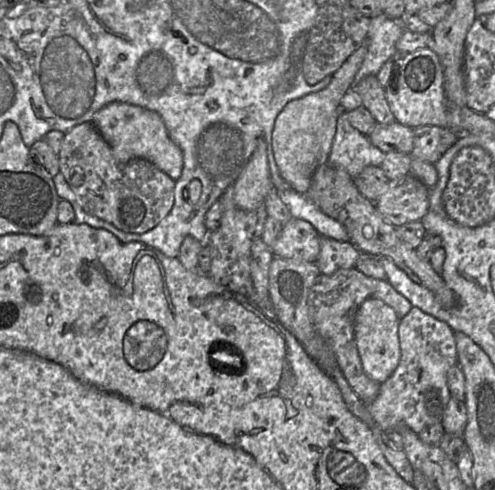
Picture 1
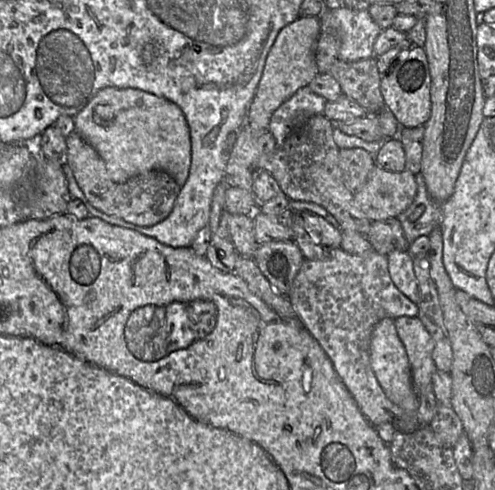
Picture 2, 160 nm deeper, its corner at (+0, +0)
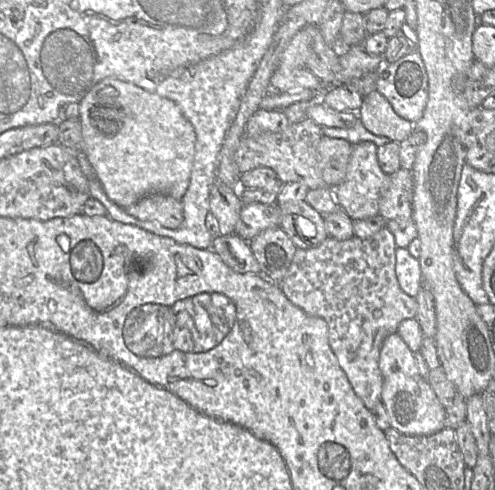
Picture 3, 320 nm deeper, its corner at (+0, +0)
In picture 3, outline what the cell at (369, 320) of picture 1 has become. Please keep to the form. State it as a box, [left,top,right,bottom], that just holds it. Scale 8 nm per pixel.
[379,332,446,435]

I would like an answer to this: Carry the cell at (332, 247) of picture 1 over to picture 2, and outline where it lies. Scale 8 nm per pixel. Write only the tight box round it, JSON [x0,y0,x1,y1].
[293,211,342,260]

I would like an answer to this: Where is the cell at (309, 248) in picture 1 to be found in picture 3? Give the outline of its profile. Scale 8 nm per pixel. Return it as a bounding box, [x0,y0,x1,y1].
[234,204,281,241]

